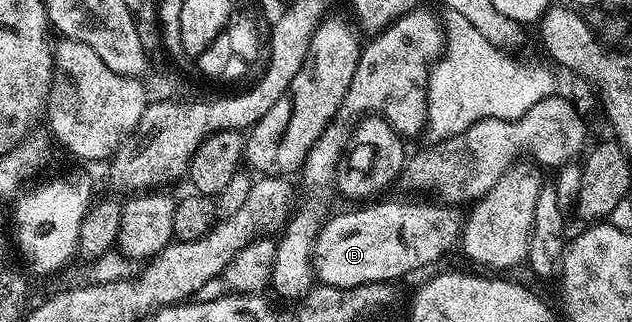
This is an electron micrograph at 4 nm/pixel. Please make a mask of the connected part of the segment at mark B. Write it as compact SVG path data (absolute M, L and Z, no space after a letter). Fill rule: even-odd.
M383 200L368 203L366 206L355 206L352 212L339 212L332 220L328 219L323 225L322 231L319 232L319 238L315 243L315 275L322 283L333 286L334 288L356 288L362 284L386 284L388 282L396 282L402 276L407 276L410 272L419 272L422 268L427 268L430 264L435 264L451 247L458 245L461 240L461 233L465 223L464 213L459 213L455 206L443 204L426 204L423 200Z

